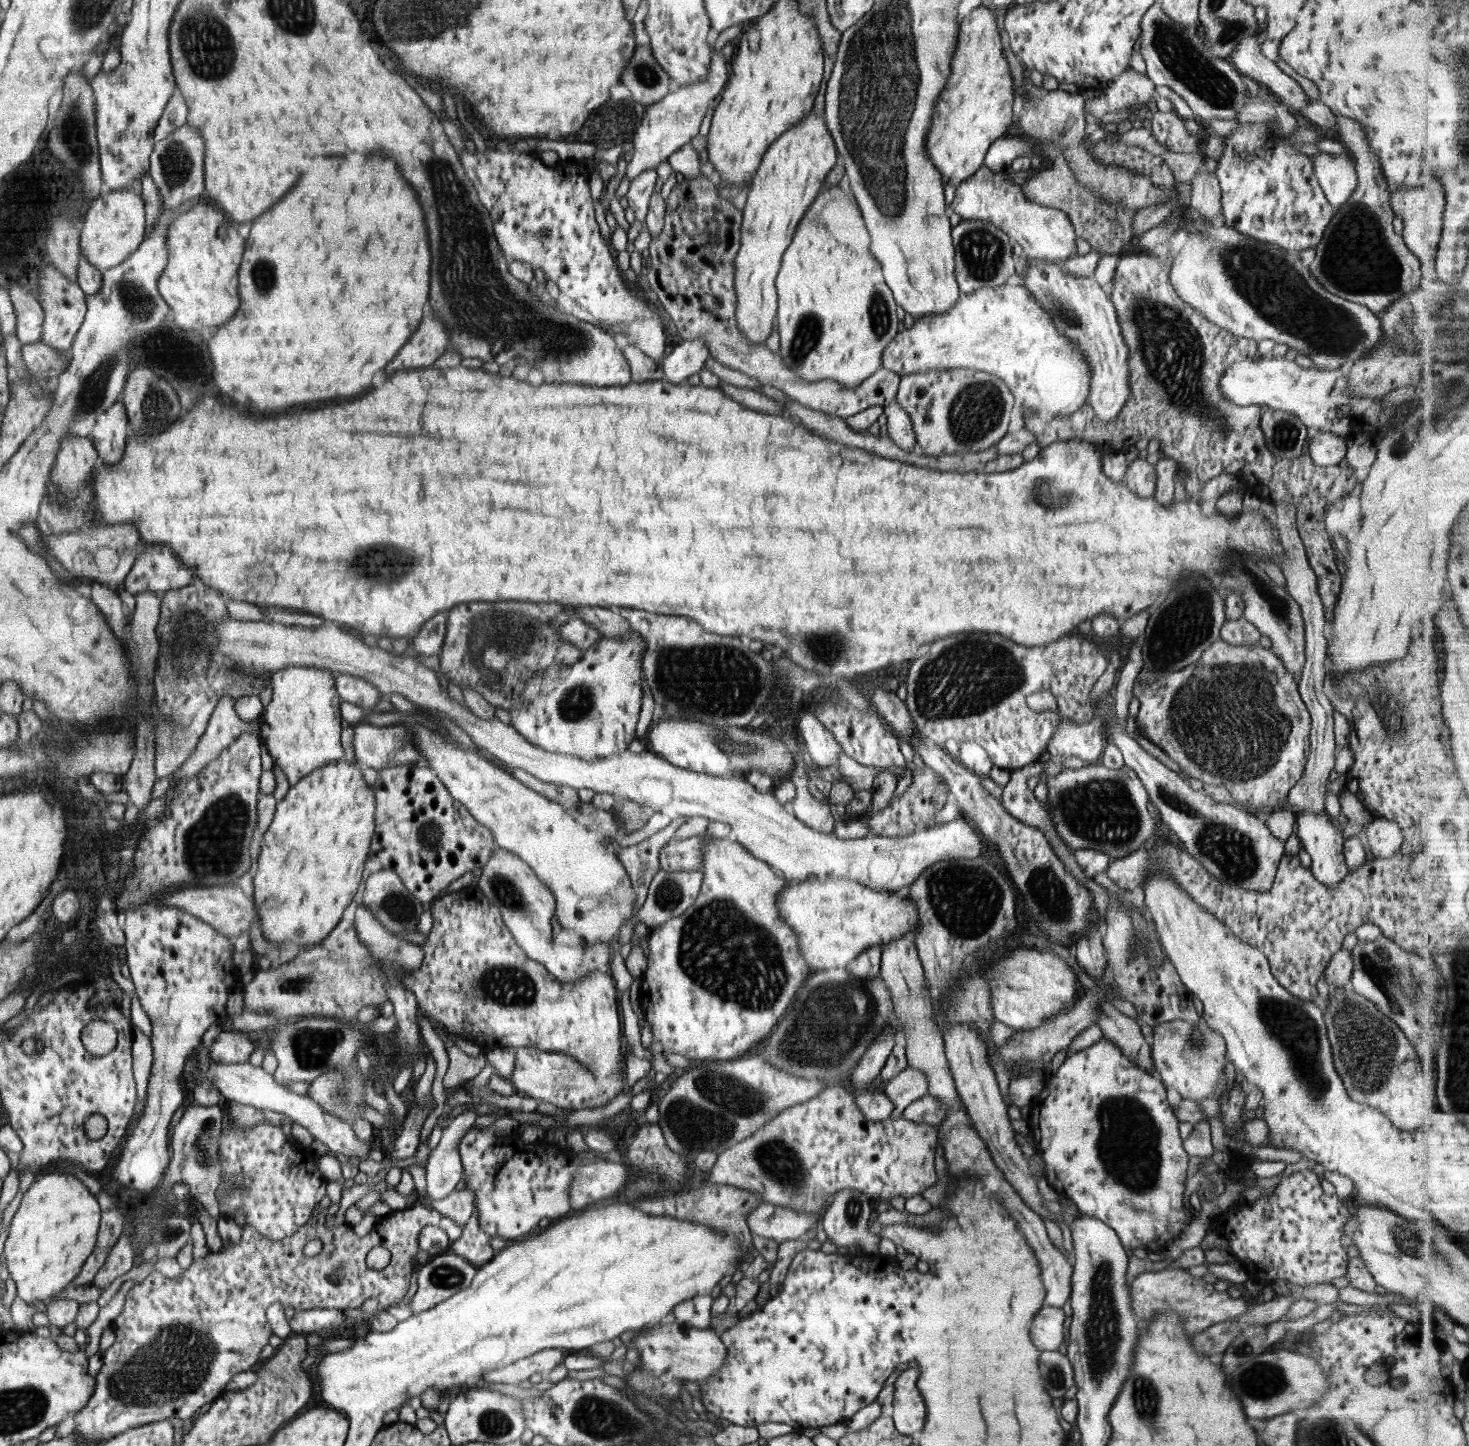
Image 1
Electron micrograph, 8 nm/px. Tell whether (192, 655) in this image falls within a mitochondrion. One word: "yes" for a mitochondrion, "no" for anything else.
yes

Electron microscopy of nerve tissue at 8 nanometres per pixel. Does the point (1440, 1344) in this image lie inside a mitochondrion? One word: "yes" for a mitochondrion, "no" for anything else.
no

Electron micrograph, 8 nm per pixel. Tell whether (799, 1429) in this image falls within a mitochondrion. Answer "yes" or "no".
no

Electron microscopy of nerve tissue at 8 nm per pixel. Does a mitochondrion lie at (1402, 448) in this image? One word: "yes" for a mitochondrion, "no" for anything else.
yes

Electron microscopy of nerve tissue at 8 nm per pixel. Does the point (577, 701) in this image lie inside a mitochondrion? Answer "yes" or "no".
yes

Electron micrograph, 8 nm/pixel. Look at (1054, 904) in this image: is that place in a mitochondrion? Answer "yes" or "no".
yes

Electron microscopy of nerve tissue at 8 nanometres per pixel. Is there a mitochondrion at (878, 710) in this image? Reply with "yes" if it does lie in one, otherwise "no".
no

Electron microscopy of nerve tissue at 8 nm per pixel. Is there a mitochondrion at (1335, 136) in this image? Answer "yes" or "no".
no

